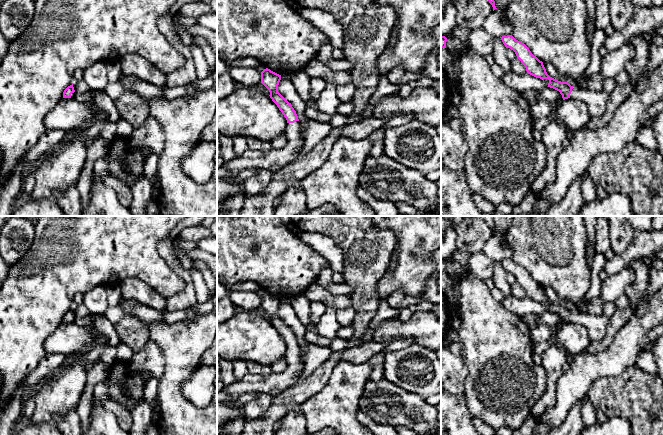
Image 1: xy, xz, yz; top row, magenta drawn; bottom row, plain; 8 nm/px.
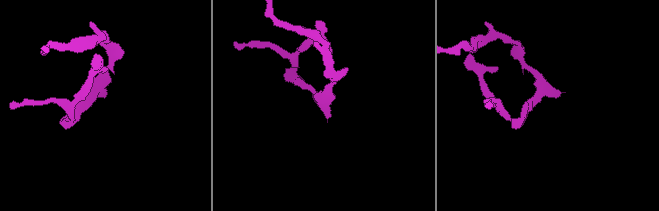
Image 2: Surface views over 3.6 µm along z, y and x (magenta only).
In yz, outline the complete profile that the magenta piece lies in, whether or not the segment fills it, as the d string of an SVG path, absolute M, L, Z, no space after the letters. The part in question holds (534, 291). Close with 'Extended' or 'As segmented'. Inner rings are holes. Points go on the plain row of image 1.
M512 259L500 261L506 272L512 273L517 282L525 290L528 298L540 302L548 303L548 311L560 316L563 324L574 322L586 328L591 342L603 340L607 334L609 318L604 315L581 313L571 310L568 306L561 306L550 301L543 289L529 272L522 266L516 264Z. Extended

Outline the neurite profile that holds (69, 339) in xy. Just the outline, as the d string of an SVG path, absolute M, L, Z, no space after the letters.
M62 322L45 340L47 354L62 354L69 359L95 344L98 333L92 327L82 327L71 322Z

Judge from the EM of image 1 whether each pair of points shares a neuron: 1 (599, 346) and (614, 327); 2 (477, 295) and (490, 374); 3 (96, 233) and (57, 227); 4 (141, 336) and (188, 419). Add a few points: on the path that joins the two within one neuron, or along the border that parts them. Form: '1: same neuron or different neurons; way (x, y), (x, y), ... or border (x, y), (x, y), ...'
1: same neuron; way (604, 342), (611, 332)
2: same neuron; way (480, 315), (490, 336), (490, 354)
3: same neuron; way (86, 227), (67, 227)
4: different neurons; border (147, 325), (149, 338)

